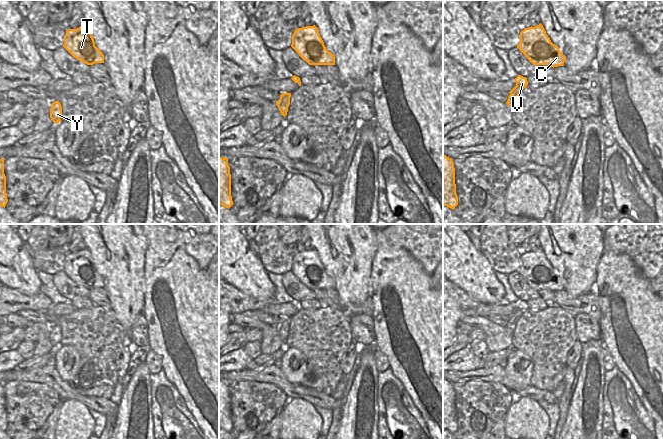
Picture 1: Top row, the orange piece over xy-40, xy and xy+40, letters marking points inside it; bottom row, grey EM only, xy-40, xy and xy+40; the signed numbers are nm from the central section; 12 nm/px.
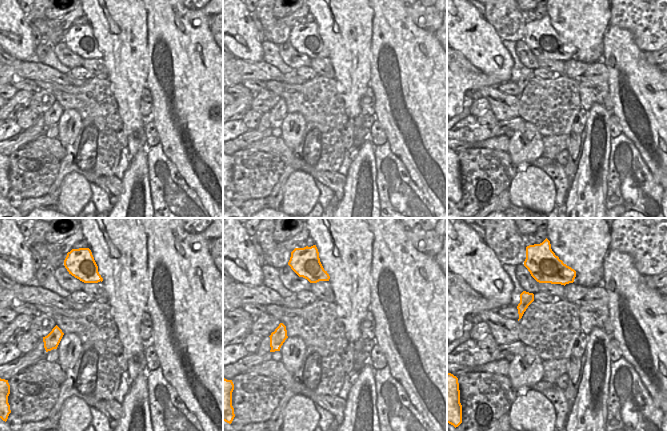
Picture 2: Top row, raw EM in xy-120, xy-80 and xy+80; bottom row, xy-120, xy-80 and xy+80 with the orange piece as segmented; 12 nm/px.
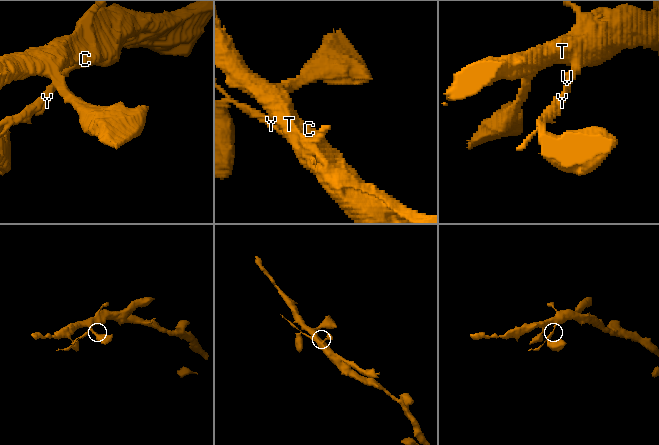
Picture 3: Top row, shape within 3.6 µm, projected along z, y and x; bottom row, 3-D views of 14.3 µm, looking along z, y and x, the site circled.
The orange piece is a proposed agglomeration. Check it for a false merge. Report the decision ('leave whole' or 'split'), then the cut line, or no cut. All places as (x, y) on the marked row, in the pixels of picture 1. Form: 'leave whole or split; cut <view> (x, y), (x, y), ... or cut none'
split; cut xy+40 (510, 94), (516, 99)

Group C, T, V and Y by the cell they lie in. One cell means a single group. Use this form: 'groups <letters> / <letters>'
groups C T V / Y

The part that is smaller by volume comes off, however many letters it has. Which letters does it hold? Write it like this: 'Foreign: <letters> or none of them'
Foreign: Y

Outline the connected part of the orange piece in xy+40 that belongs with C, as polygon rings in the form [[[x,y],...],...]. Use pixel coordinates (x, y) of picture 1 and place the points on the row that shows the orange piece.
[[[540,23],[520,32],[517,48],[533,65],[563,66],[566,60],[559,48],[553,44]]]

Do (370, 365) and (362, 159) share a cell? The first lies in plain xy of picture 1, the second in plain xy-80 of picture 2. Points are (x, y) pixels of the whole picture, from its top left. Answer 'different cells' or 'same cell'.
same cell

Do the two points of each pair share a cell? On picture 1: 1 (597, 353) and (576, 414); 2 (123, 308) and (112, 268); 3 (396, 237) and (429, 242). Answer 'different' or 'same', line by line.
1: same
2: same
3: same

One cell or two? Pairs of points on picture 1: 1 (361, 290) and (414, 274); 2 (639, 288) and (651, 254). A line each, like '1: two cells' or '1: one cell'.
1: two cells
2: two cells

